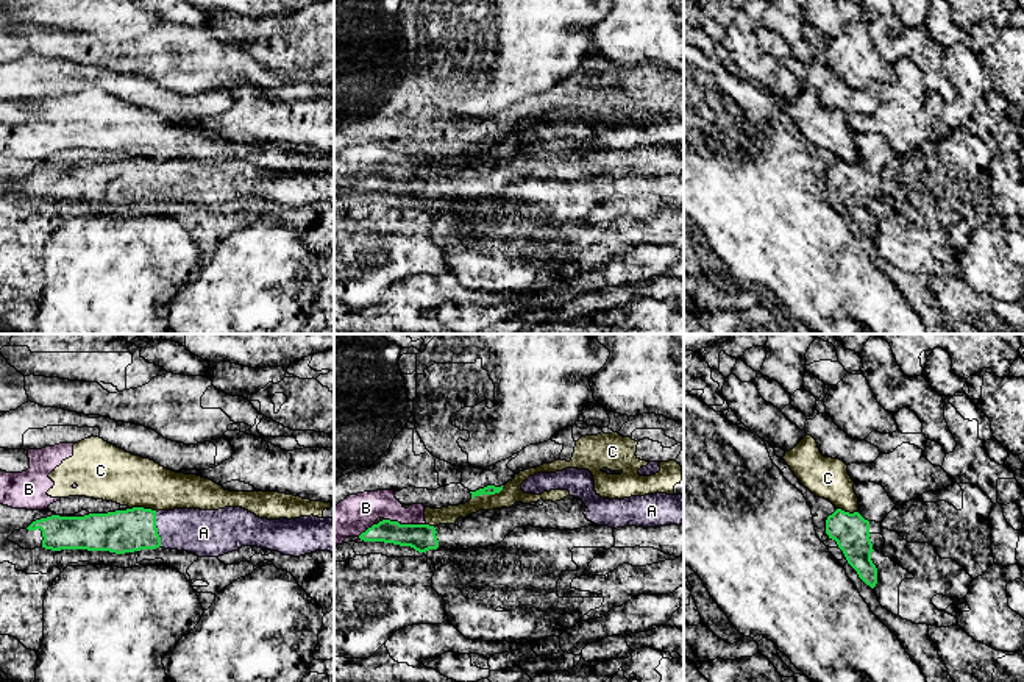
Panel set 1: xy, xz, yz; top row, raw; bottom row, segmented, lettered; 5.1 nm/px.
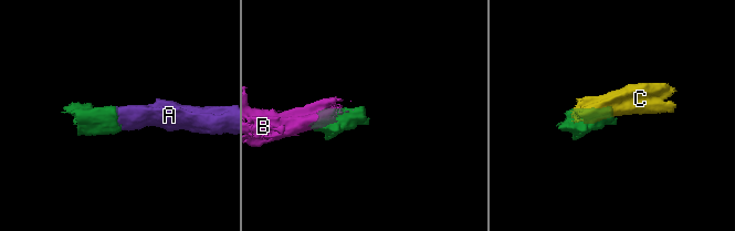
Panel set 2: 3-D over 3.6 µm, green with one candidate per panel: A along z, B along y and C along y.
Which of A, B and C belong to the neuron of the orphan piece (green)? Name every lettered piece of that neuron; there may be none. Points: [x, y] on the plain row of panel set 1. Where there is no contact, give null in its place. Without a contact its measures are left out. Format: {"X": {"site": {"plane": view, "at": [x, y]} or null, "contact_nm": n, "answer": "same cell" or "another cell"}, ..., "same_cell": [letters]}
{"A": {"site": {"plane": "xy", "at": [156, 180]}, "contact_nm": 190, "answer": "same cell"}, "B": {"site": {"plane": "xz", "at": [412, 175]}, "contact_nm": 120, "answer": "another cell"}, "C": {"site": {"plane": "xz", "at": [487, 144]}, "contact_nm": 180, "answer": "another cell"}, "same_cell": ["A"]}

